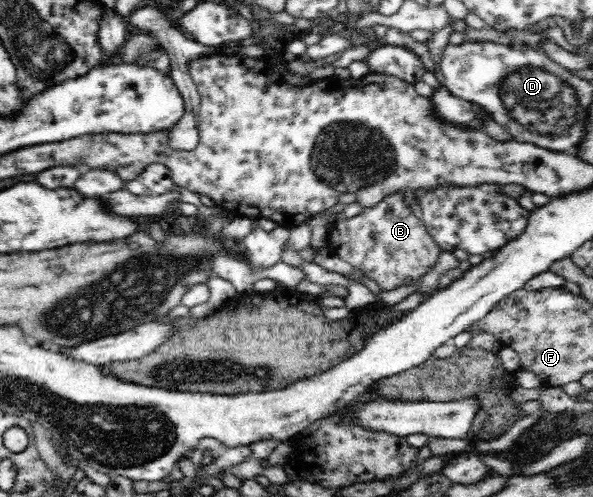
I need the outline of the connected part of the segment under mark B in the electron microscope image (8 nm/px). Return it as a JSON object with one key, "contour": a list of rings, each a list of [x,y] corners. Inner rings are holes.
{"contour":[[[405,192],[386,196],[373,208],[364,208],[350,219],[336,221],[333,234],[340,239],[336,255],[356,269],[364,271],[383,291],[410,285],[431,271],[442,249],[430,236],[422,220],[406,206]]]}

